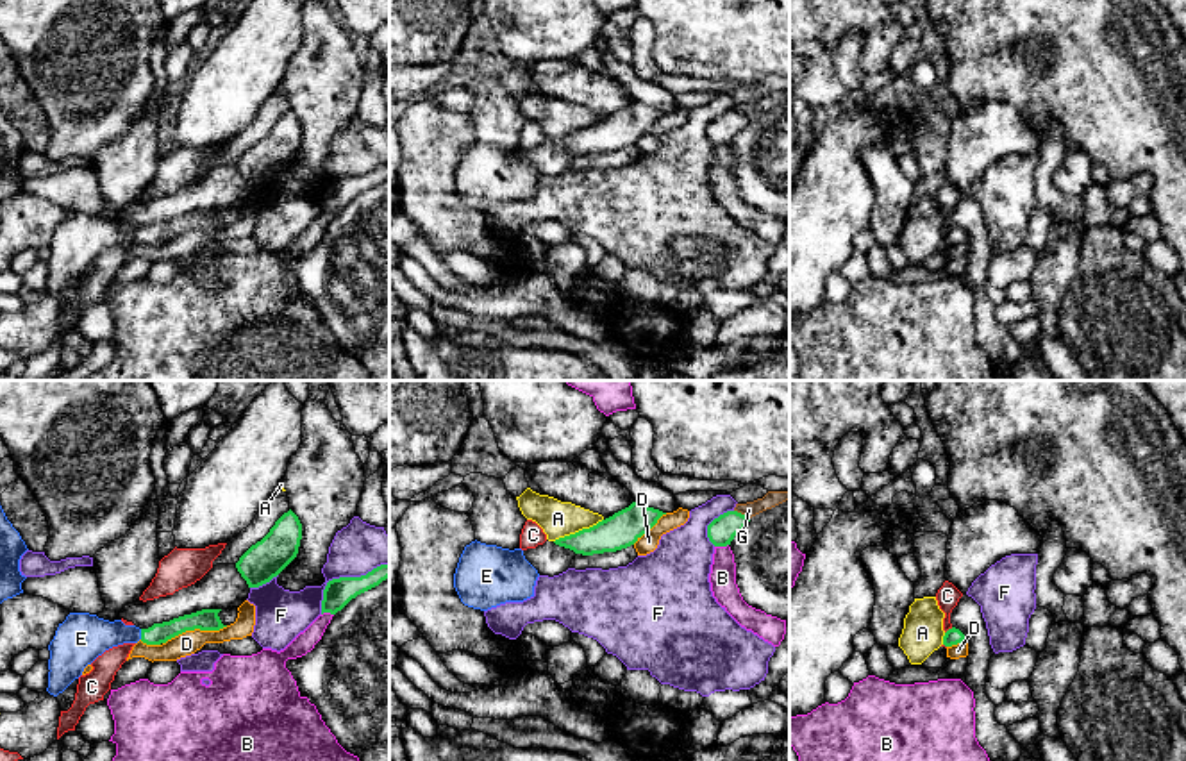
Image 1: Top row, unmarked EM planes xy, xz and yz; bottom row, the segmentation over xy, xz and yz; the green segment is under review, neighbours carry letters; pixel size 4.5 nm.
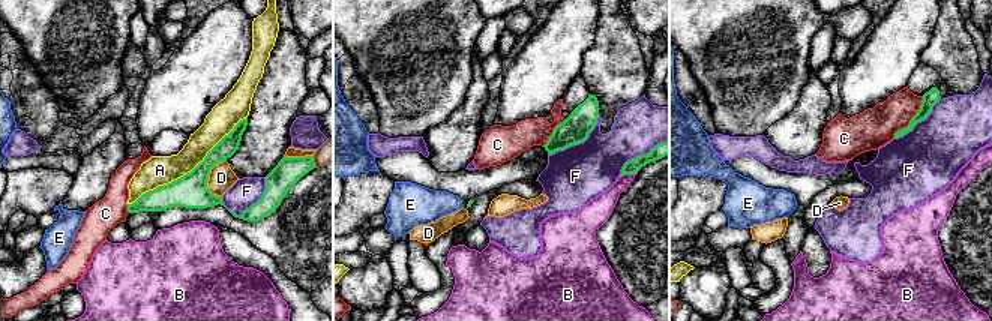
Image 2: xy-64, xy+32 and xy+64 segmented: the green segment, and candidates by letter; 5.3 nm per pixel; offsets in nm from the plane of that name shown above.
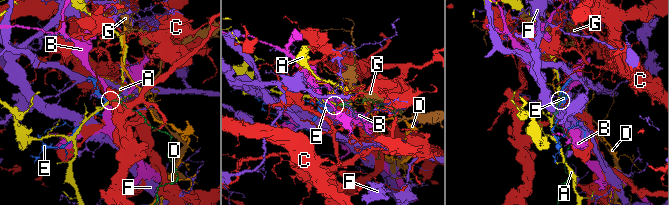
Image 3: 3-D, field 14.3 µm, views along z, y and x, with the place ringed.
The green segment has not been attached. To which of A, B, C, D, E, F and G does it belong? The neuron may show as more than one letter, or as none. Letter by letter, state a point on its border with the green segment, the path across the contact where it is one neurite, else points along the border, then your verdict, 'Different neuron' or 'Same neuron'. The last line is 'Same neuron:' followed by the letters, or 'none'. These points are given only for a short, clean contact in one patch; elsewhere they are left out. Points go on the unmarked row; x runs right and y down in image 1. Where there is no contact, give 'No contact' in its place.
A: Touches green at xz (579, 131). Different neuron
B: Touches green at xz (720, 145). Different neuron
C: Touches green at yz (949, 229). Different neuron
D: Touches green at xy (195, 227). Different neuron
E: Touches green at xy (141, 234). Path across: xy (159, 233), (141, 234), (86, 236). Same neuron
F: Touches green at xy (342, 177). Different neuron
G: Touches green at xz (740, 113). Different neuron
Same neuron: E

